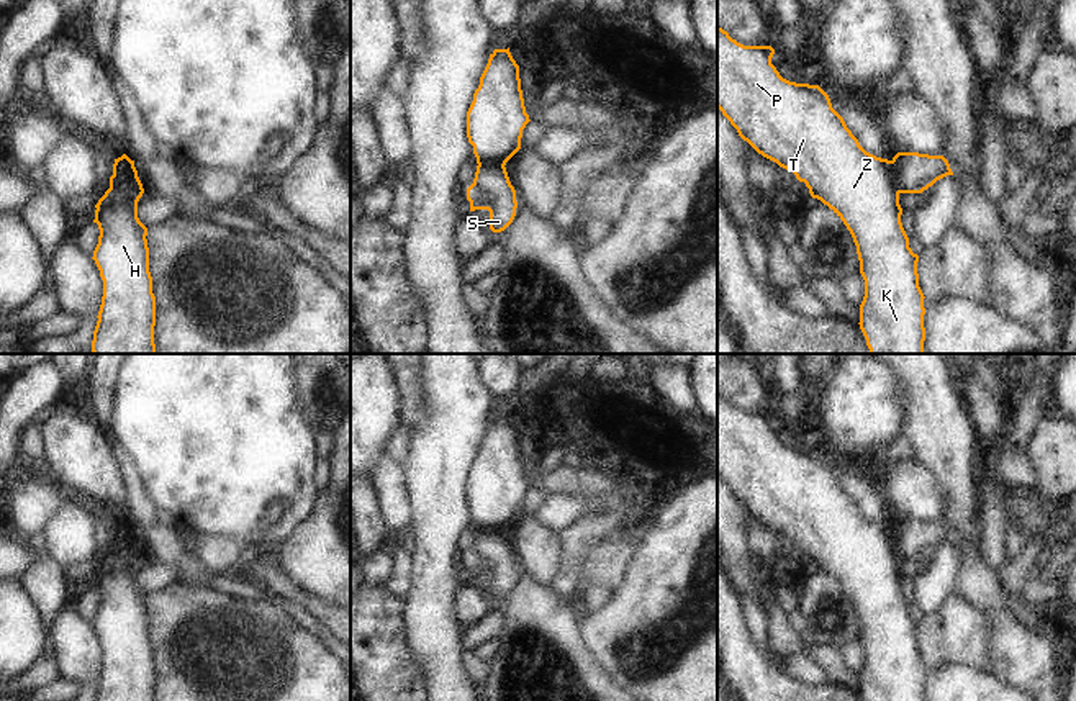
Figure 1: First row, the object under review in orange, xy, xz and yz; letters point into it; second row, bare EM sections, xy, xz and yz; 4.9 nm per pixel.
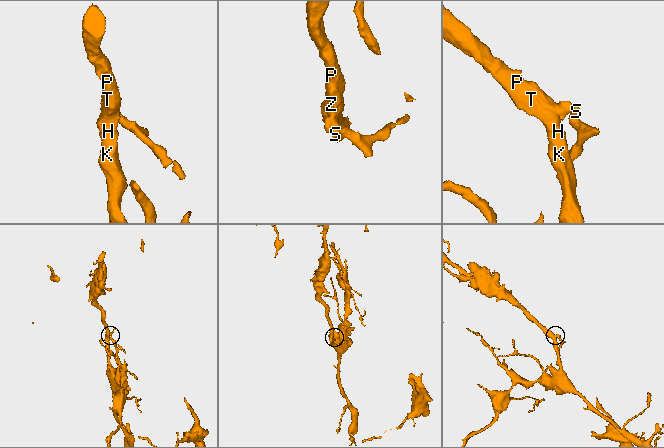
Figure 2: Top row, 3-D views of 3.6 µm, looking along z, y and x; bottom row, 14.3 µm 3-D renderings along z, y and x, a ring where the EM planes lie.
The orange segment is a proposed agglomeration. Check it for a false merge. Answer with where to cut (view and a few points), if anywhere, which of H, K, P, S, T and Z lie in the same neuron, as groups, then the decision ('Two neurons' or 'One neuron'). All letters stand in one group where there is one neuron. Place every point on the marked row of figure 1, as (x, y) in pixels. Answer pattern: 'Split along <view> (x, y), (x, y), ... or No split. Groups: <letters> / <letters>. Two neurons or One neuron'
Split along xy (120, 158), (126, 179). Groups: H K P T Z / S. Two neurons

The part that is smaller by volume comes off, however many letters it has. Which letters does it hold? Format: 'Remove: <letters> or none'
Remove: S

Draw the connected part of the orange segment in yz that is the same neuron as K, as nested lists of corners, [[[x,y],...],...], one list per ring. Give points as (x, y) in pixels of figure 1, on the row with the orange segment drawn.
[[[717,26],[717,108],[744,141],[793,172],[850,231],[865,280],[858,324],[870,354],[924,354],[925,296],[919,287],[919,256],[909,247],[901,223],[893,161],[860,146],[819,85],[783,79],[771,64],[773,54],[771,46],[744,46]]]

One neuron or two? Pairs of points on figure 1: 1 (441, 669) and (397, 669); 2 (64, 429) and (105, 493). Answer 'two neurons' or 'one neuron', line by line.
1: two neurons
2: one neuron

